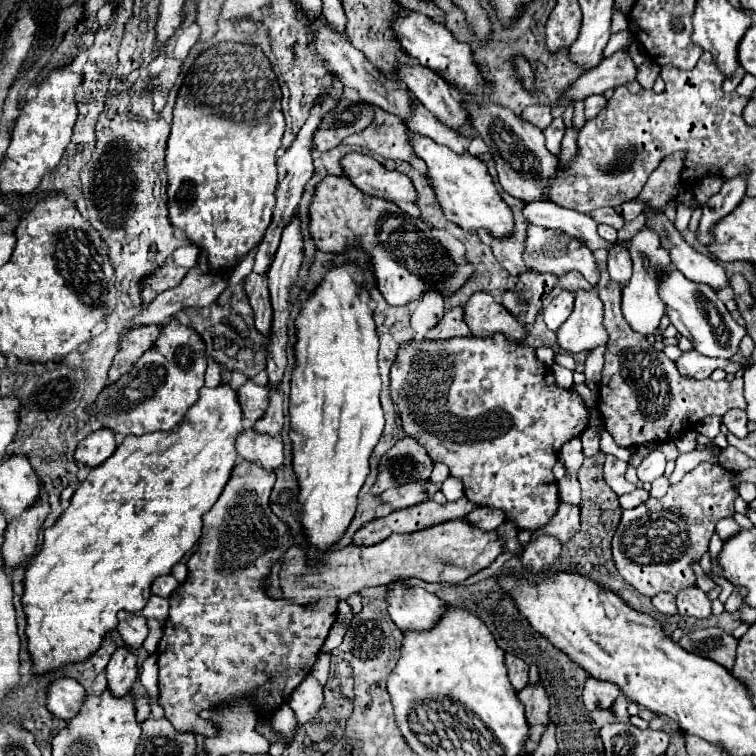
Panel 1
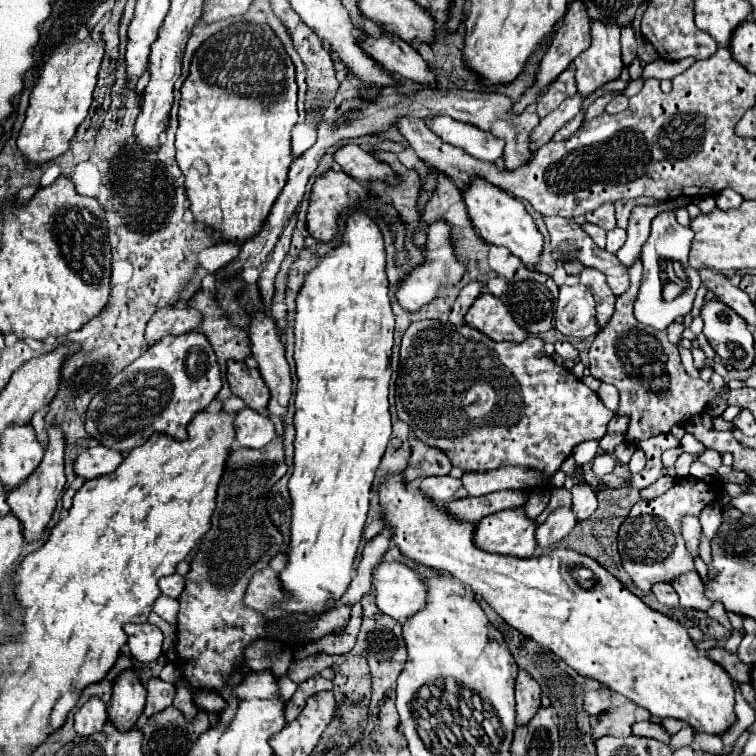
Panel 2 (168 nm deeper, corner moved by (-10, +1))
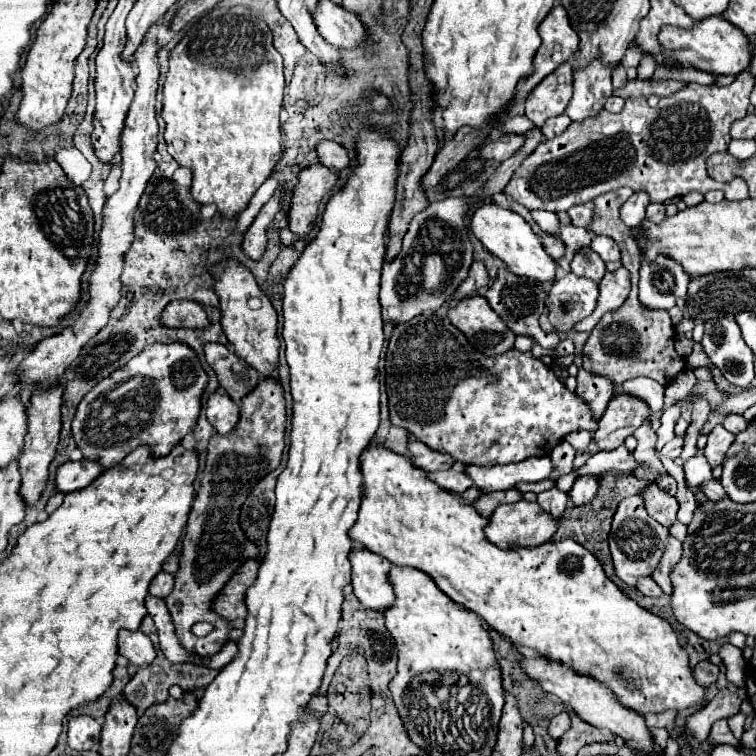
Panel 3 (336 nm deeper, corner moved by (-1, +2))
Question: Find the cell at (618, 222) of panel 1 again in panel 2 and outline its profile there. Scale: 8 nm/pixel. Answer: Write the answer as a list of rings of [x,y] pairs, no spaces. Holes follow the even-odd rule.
[[[606,203],[606,205],[600,205],[596,211],[588,211],[588,215],[584,215],[586,221],[610,231],[616,227],[616,217],[614,217],[614,205],[612,203]]]

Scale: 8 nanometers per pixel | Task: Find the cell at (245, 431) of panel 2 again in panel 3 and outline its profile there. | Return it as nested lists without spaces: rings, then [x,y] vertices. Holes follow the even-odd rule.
[[[211,394],[207,400],[207,420],[219,434],[229,434],[241,420],[239,404],[235,404],[227,394]]]

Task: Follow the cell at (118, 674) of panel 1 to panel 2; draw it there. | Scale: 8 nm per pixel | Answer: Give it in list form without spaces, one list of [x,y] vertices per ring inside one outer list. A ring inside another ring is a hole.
[[[136,671],[122,673],[114,683],[112,701],[108,707],[108,719],[118,731],[130,731],[144,711],[146,689]]]

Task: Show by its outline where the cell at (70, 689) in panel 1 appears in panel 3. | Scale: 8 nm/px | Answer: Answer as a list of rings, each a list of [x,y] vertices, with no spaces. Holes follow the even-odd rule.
[[[87,714],[73,716],[67,728],[69,728],[69,748],[71,750],[95,750],[99,746],[101,724],[95,718]]]

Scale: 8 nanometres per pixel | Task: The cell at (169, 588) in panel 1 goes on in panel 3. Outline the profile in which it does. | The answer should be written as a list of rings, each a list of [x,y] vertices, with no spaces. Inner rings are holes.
[[[159,572],[149,586],[149,594],[159,596],[159,598],[167,598],[173,592],[173,586],[175,586],[175,578],[167,572]]]

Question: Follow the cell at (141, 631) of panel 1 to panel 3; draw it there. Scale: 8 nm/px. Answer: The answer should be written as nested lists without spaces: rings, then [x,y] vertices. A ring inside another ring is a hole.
[[[119,630],[119,654],[135,666],[147,666],[155,658],[155,648],[145,632]]]

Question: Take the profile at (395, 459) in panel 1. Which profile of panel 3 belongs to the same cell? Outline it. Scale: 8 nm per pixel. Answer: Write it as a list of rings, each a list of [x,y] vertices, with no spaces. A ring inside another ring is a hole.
[[[413,440],[409,442],[409,452],[411,452],[411,460],[415,466],[419,466],[421,470],[425,472],[437,472],[437,470],[447,470],[453,466],[453,458],[447,456],[447,454],[441,454],[441,452],[435,452],[431,450],[429,446],[425,446],[423,442],[419,440]]]

